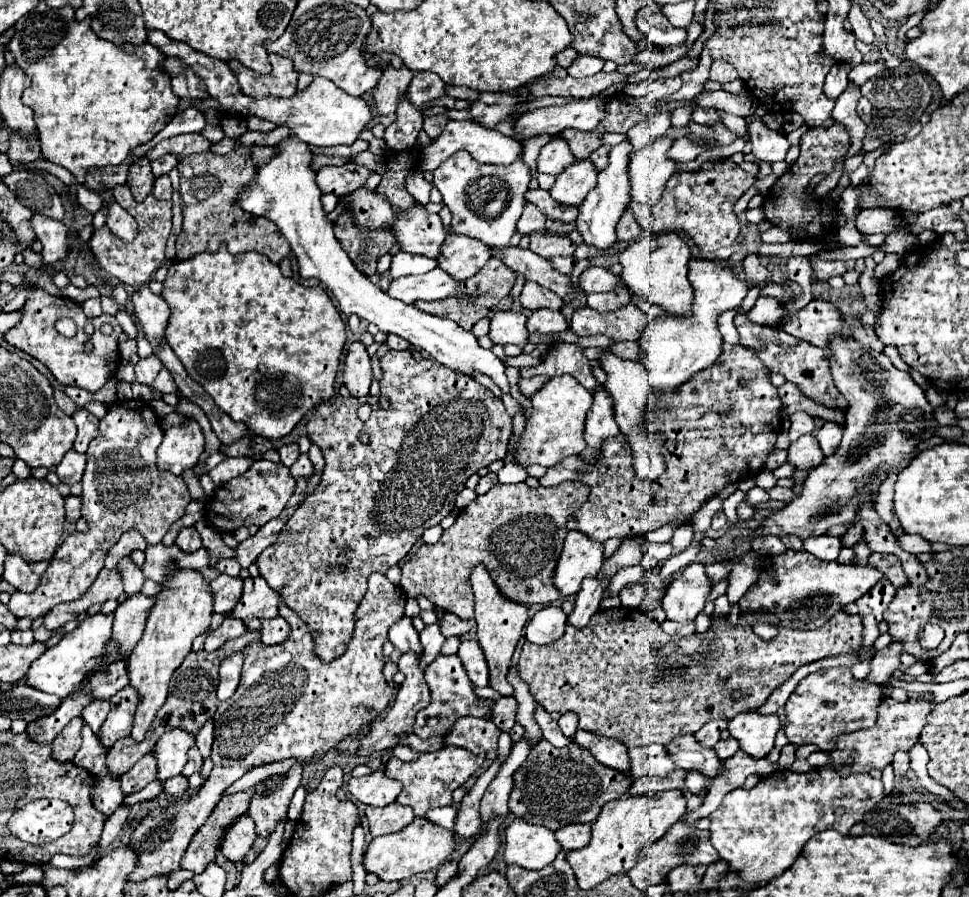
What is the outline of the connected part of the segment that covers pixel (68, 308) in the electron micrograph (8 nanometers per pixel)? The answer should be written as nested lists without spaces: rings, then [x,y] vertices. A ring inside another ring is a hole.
[[[32,289],[28,293],[28,299],[22,307],[22,319],[10,329],[4,333],[4,339],[8,345],[32,355],[34,359],[38,359],[40,363],[44,363],[50,373],[56,377],[56,381],[60,385],[74,385],[74,387],[82,387],[82,389],[88,389],[88,391],[98,391],[116,371],[118,363],[120,363],[120,355],[118,355],[118,335],[122,333],[122,327],[118,325],[116,317],[112,315],[100,315],[96,319],[92,319],[94,323],[94,333],[92,335],[86,335],[84,333],[84,325],[86,325],[86,315],[82,313],[82,307],[80,303],[68,299],[68,297],[54,297],[54,295],[48,295],[46,291],[42,289]],[[60,317],[70,317],[76,321],[78,325],[78,333],[76,337],[72,339],[66,339],[62,337],[54,323],[60,319]],[[102,323],[112,323],[114,331],[112,335],[104,335],[100,331],[100,325]],[[86,343],[92,343],[94,349],[92,351],[86,351],[84,345]]]

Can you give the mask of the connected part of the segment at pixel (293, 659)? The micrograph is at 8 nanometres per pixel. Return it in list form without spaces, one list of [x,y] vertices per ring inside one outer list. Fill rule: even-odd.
[[[372,573],[370,581],[368,581],[368,591],[364,595],[364,599],[360,601],[360,607],[356,611],[356,629],[354,629],[354,637],[348,643],[348,649],[342,657],[338,657],[338,661],[332,663],[324,663],[320,661],[320,657],[314,655],[314,641],[312,635],[306,627],[306,623],[292,611],[286,609],[286,605],[278,605],[278,615],[284,617],[290,623],[290,637],[282,643],[282,645],[264,645],[260,641],[254,641],[254,645],[246,645],[242,649],[244,653],[244,667],[242,667],[242,679],[240,685],[234,693],[234,697],[230,697],[228,701],[220,703],[220,709],[214,713],[214,745],[212,745],[212,761],[214,767],[210,771],[210,777],[204,781],[204,785],[200,787],[198,793],[194,793],[190,799],[180,799],[168,807],[156,807],[150,809],[150,813],[138,823],[138,827],[132,831],[130,837],[130,847],[134,849],[134,853],[138,853],[138,865],[136,869],[130,873],[128,881],[146,881],[150,877],[156,875],[168,875],[170,871],[178,869],[182,855],[186,853],[186,847],[192,839],[192,835],[204,825],[206,817],[212,813],[214,805],[218,803],[218,799],[222,797],[222,793],[234,783],[238,781],[246,771],[260,767],[264,763],[274,763],[274,761],[284,761],[290,757],[314,763],[320,761],[328,749],[336,747],[338,741],[346,739],[348,735],[356,733],[362,725],[372,723],[390,703],[390,699],[394,697],[394,689],[388,687],[384,675],[382,675],[382,645],[388,641],[388,629],[390,625],[394,625],[396,621],[400,621],[404,617],[404,605],[406,605],[406,595],[404,591],[390,583],[386,579],[386,575],[382,573]]]

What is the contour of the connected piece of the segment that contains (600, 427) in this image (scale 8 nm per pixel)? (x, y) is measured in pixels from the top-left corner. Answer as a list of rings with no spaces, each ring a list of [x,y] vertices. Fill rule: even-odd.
[[[598,387],[598,393],[594,393],[594,405],[590,407],[588,417],[586,417],[584,439],[586,439],[588,447],[580,455],[586,463],[592,463],[594,459],[598,459],[602,441],[618,435],[618,431],[620,431],[614,421],[614,411],[612,411],[610,401],[612,399],[608,397],[608,393],[602,387]]]

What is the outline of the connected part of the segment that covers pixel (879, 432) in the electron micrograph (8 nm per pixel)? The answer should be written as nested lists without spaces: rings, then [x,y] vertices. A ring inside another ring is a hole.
[[[834,333],[834,337],[830,337],[830,351],[832,351],[830,371],[832,371],[836,389],[848,401],[846,433],[842,435],[842,441],[840,441],[836,453],[826,457],[822,461],[822,465],[818,465],[816,469],[810,471],[808,479],[804,481],[804,489],[802,489],[800,497],[794,499],[792,503],[788,503],[784,509],[766,517],[764,525],[760,529],[756,529],[754,533],[780,535],[784,531],[784,533],[792,533],[800,539],[806,539],[806,537],[822,535],[826,529],[830,529],[834,525],[854,521],[860,503],[870,499],[870,493],[874,489],[878,489],[880,483],[886,479],[886,473],[894,465],[904,461],[904,457],[912,455],[914,449],[918,447],[918,443],[926,441],[936,431],[938,423],[934,419],[934,407],[926,401],[924,391],[920,389],[920,385],[914,383],[914,379],[910,377],[908,371],[898,371],[884,353],[876,353],[872,347],[860,345],[850,335],[844,335],[844,333]]]

